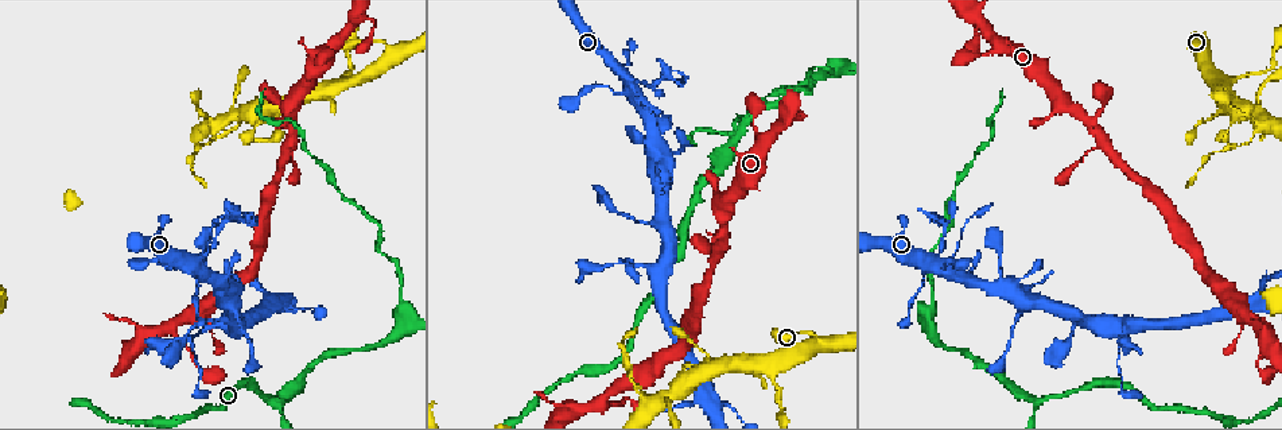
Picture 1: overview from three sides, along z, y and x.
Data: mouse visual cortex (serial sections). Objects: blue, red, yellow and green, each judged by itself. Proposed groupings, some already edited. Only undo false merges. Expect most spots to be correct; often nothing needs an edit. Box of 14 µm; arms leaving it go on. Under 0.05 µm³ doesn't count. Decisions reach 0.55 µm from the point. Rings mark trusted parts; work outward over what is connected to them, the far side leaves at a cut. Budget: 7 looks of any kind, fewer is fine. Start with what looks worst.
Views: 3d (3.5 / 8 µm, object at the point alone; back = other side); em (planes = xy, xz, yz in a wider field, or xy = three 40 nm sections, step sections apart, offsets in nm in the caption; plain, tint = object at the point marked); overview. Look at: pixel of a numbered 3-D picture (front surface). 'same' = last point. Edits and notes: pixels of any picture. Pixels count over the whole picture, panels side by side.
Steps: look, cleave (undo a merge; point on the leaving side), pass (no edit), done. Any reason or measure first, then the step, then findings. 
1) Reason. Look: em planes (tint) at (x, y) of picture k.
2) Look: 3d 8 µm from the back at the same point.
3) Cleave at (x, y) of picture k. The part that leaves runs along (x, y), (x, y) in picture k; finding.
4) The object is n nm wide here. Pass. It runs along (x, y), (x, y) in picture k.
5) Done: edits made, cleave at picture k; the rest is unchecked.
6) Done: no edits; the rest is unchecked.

Calibre changes. Look: 3d 3.5 µm at (924, 271) of picture 1.

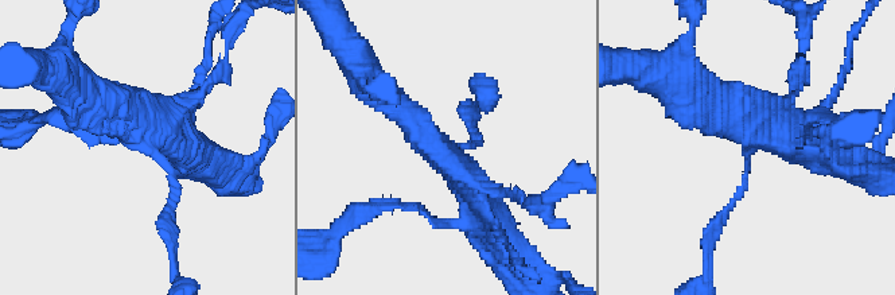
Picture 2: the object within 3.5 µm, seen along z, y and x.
Shape alone is not enough. Look: em xy step 2 (tint) at (746, 151) of picture 2.

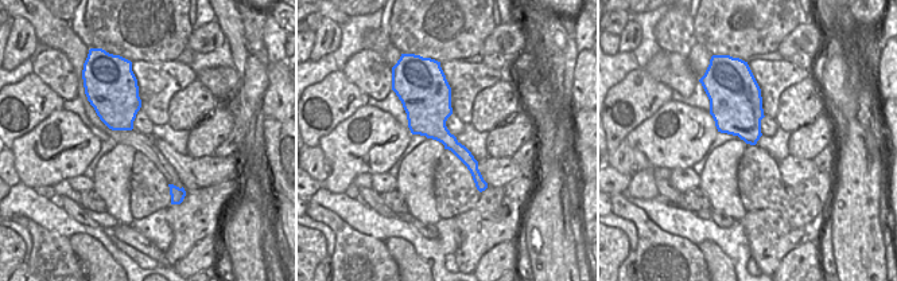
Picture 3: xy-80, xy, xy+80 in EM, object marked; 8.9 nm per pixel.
Pass. It runs along (111, 100), (168, 175), (168, 225) in picture 2; one cell here.

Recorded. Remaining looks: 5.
Sharp bend. Look: 3d 3.5 µm at (664, 77) of picture 1.

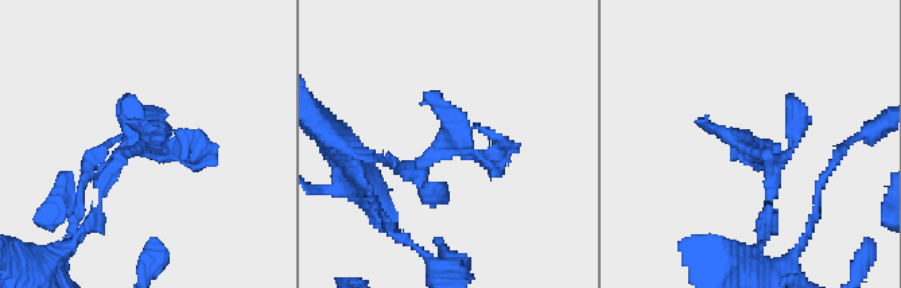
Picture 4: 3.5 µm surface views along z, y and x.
Look: em xy step 5 (plain) at (448, 150) of picture 4.

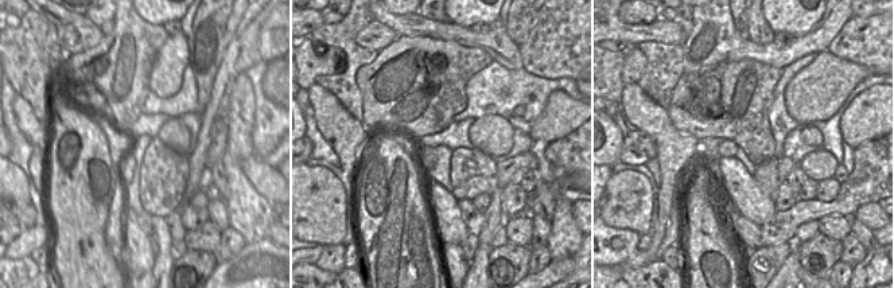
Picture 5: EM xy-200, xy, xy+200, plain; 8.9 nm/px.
Where the object lies. Look: em xy step 5 (tint) at the same point.

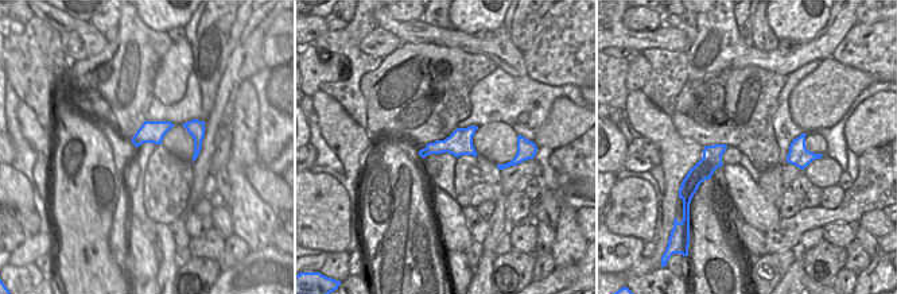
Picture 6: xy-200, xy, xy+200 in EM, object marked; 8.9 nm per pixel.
Pass. It runs along (772, 207), (776, 163), (707, 117) in picture 4; continuous, no second cell.

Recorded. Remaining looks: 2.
Thick turns thin. Look: 3d 3.5 µm from the back at (1022, 310) of picture 1.

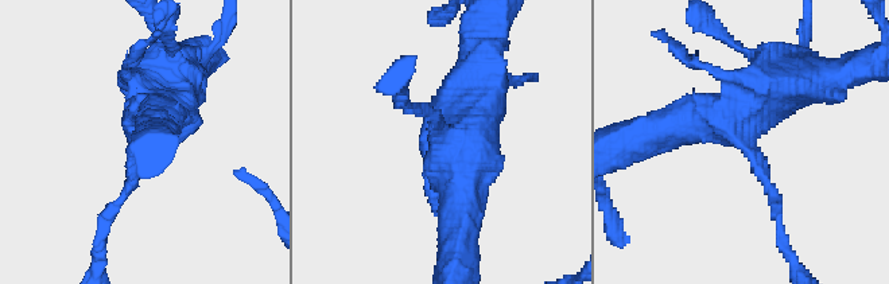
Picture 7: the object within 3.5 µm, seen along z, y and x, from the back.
Look: em planes (tint) at (449, 141) of picture 7.

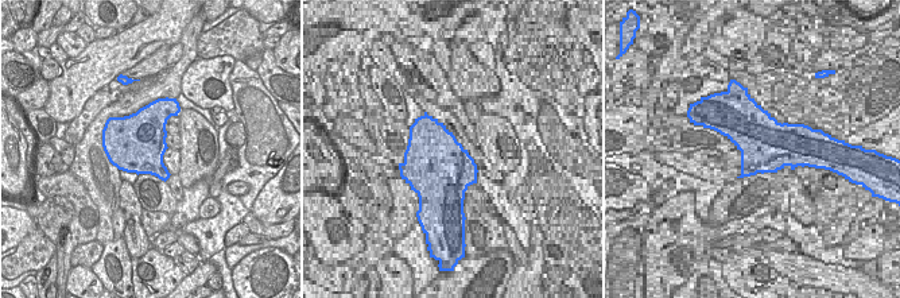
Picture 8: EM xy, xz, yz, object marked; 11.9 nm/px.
Pass. It runs along (807, 81), (645, 135) in picture 7; all the same cell.

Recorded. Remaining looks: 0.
Done: no edits; the rest is unchecked.

